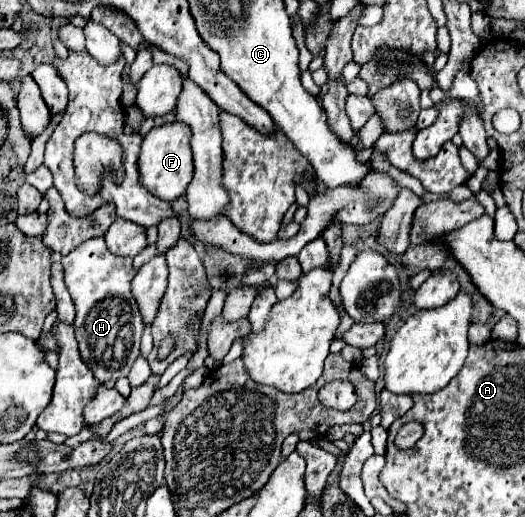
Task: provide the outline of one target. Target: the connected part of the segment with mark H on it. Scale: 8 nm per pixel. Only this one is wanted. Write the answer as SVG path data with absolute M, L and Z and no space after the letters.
M92 237L62 257L62 265L66 287L76 305L74 327L82 359L96 359L92 371L100 383L126 377L134 361L140 357L140 337L144 331L140 309L130 293L130 281L136 275L132 259L112 255L104 237Z

